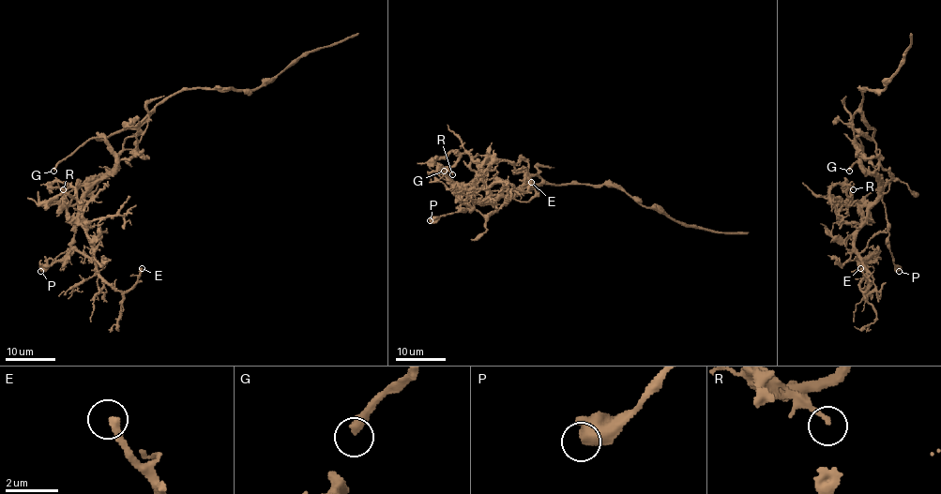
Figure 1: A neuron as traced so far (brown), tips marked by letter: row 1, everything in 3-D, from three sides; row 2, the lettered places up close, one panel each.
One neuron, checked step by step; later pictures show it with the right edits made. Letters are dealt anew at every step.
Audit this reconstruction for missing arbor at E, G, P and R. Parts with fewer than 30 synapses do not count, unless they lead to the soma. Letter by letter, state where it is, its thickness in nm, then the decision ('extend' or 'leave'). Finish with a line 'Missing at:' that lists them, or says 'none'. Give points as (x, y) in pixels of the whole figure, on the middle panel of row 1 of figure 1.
E: (531, 182) | 340 nm | leave
G: (444, 171) | 240 nm | extend
P: (430, 220) | 750 nm | leave
R: (452, 174) | 170 nm | leave
Missing at: G

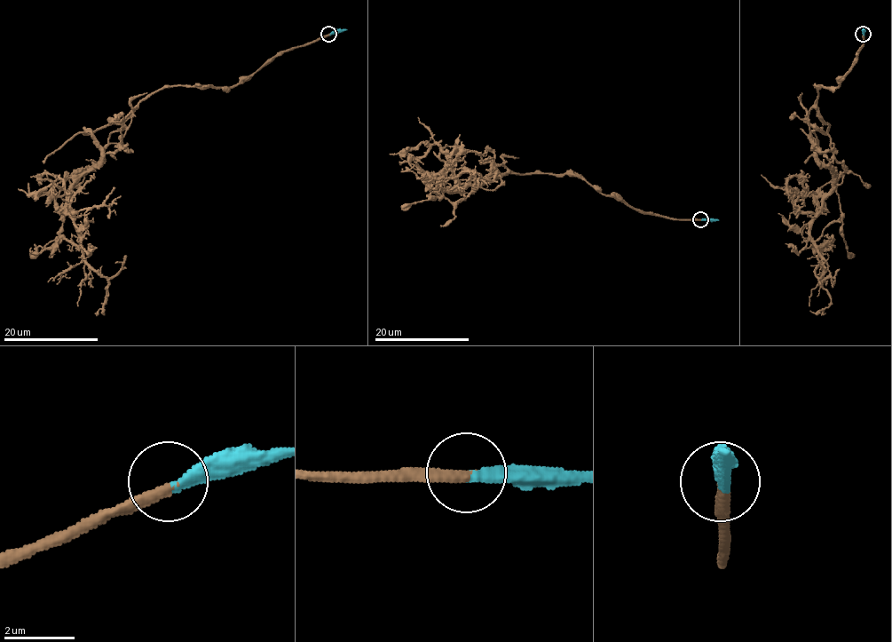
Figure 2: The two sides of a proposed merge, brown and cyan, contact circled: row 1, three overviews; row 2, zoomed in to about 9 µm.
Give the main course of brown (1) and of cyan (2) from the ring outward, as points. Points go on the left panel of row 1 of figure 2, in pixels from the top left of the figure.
1: (328, 34), (232, 86), (164, 86), (131, 112), (122, 144), (67, 200), (84, 259), (106, 279), (105, 311)
2: (329, 34), (347, 29)

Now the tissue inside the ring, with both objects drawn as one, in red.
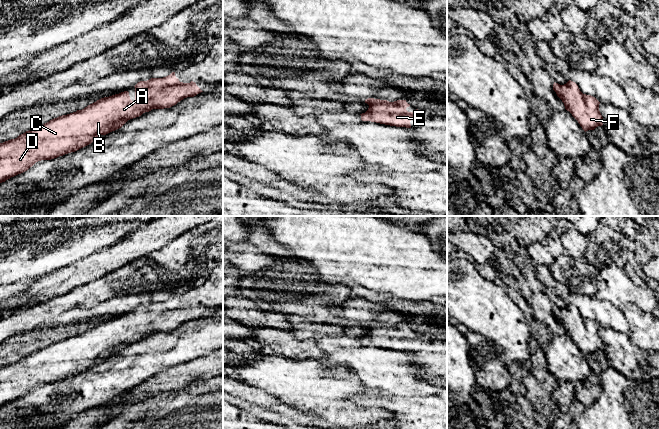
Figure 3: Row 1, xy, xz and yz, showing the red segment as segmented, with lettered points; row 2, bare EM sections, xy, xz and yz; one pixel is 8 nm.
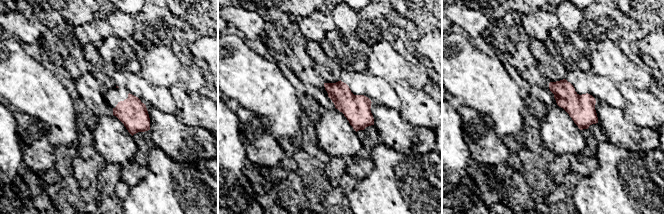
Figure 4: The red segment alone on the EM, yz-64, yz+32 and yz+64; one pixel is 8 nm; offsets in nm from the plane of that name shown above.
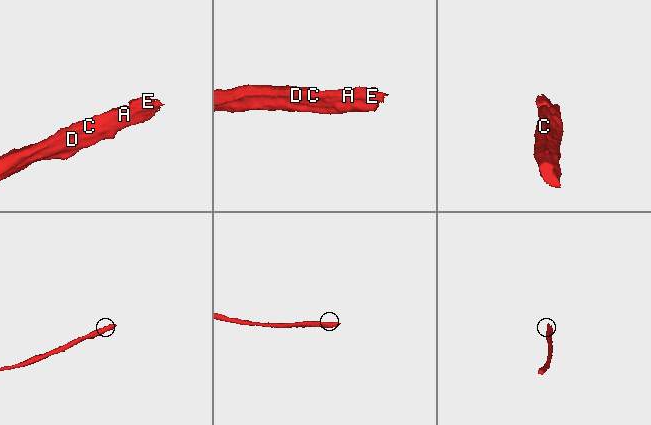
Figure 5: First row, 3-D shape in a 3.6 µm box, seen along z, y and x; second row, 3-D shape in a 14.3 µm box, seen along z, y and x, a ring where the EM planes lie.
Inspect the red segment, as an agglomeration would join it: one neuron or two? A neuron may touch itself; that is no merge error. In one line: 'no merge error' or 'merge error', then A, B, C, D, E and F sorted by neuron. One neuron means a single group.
no merge error | A B C D E F

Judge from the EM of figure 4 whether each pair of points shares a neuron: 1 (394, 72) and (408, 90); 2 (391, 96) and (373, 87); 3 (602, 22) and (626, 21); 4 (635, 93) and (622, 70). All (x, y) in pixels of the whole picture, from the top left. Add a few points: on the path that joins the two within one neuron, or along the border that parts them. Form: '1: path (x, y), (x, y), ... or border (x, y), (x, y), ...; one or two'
1: border (392, 85), (405, 80), (413, 87), (422, 89); two
2: path (387, 96), (382, 91), (377, 90); one
3: path (608, 22), (620, 22); one
4: border (617, 84), (630, 81), (644, 89); two

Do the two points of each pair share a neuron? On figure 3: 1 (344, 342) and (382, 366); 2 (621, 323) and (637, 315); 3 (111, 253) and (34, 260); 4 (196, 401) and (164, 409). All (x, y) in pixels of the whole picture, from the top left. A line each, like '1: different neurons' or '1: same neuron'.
1: same neuron
2: different neurons
3: different neurons
4: same neuron

